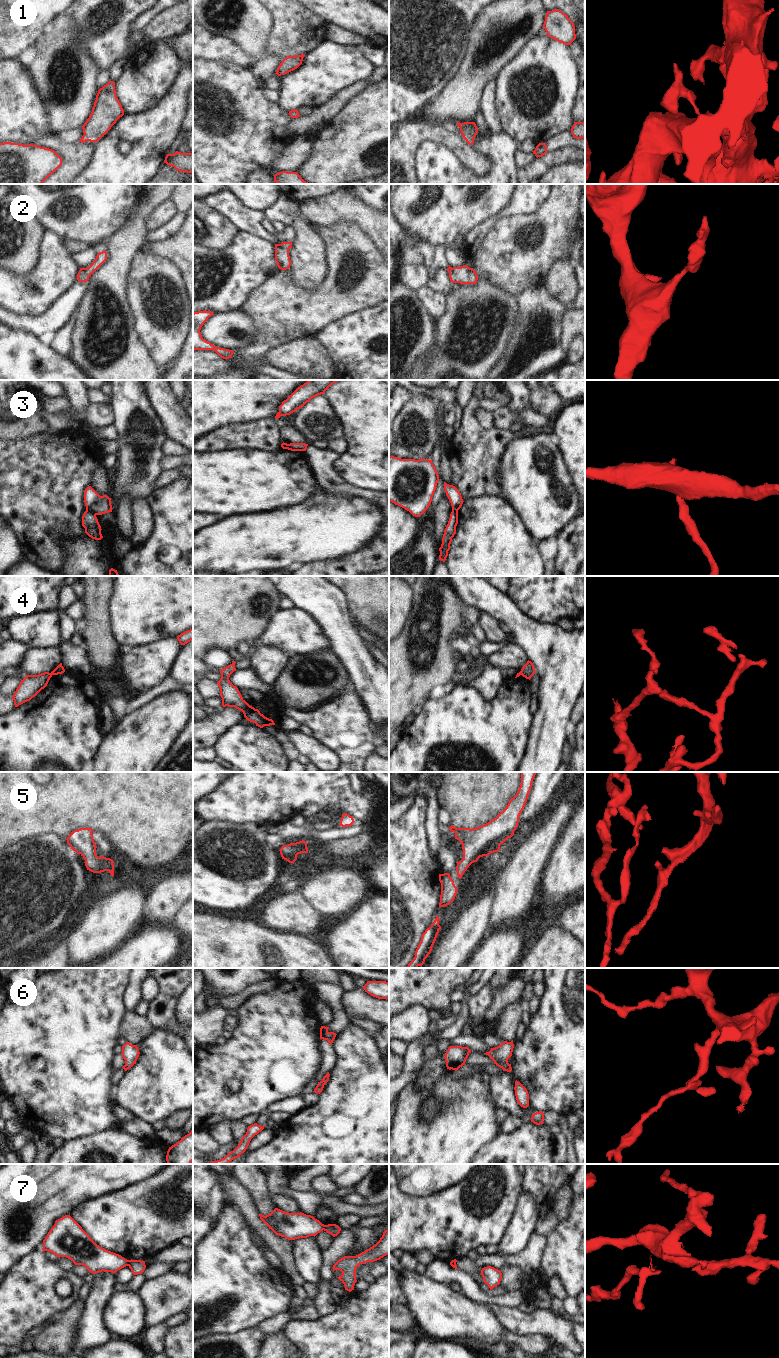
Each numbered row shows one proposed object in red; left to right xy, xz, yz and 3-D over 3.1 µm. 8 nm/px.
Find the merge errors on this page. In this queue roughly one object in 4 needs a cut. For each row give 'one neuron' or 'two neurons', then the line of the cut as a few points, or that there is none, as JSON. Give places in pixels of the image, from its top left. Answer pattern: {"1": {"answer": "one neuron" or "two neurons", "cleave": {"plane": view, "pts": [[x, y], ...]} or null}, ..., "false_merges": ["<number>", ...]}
{"1": {"answer": "one neuron", "cleave": null}, "2": {"answer": "one neuron", "cleave": null}, "3": {"answer": "two neurons", "cleave": {"plane": "xy", "pts": [[86, 510], [90, 510], [95, 515]]}}, "4": {"answer": "two neurons", "cleave": {"plane": "xz", "pts": [[249, 705], [243, 713]]}}, "5": {"answer": "one neuron", "cleave": null}, "6": {"answer": "one neuron", "cleave": null}, "7": {"answer": "two neurons", "cleave": {"plane": "xy", "pts": [[127, 1260], [128, 1265]]}}, "false_merges": ["3", "4", "7"]}

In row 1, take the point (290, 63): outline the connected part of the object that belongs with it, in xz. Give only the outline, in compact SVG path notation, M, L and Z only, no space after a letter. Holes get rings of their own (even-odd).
M301 54L284 58L275 74L281 76L297 69L302 64L304 56L305 54Z

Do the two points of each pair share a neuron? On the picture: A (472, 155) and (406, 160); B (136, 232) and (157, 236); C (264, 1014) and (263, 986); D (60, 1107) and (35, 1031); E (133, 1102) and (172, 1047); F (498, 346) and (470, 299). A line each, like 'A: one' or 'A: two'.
A: one
B: two
C: two
D: one
E: one
F: one

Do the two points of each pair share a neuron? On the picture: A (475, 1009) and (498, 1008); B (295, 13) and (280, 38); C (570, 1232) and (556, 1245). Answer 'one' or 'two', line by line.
A: two
B: one
C: one

